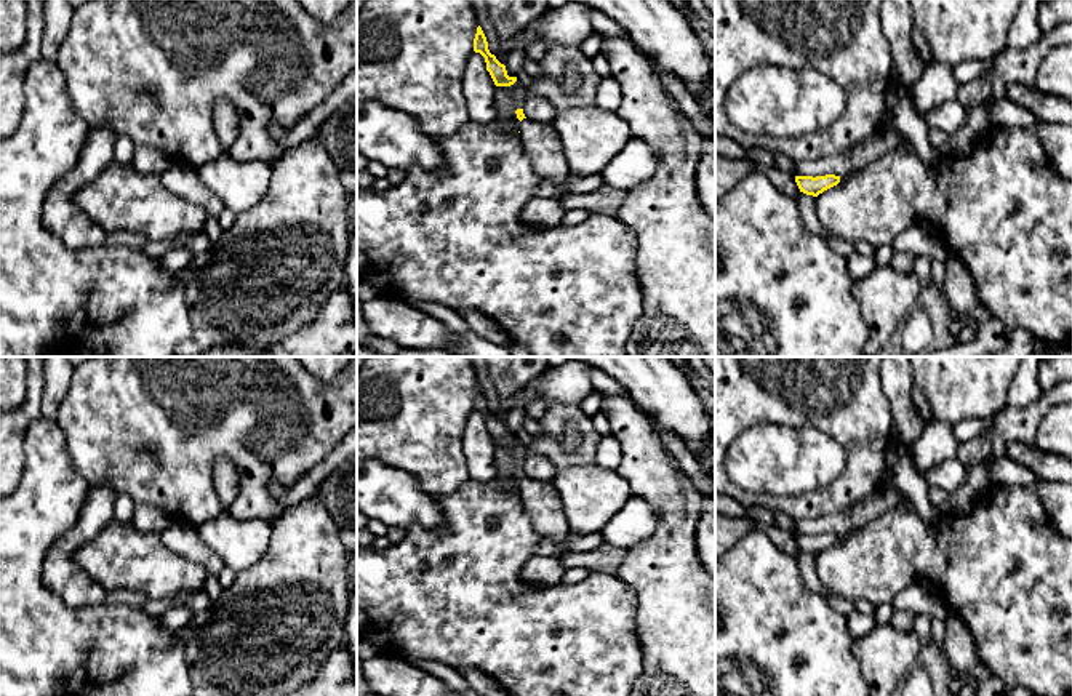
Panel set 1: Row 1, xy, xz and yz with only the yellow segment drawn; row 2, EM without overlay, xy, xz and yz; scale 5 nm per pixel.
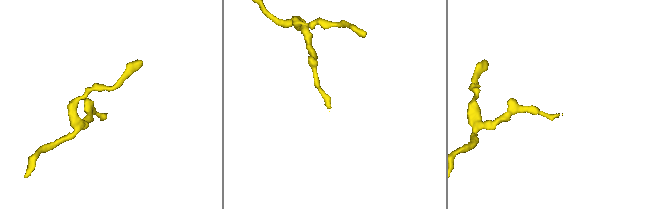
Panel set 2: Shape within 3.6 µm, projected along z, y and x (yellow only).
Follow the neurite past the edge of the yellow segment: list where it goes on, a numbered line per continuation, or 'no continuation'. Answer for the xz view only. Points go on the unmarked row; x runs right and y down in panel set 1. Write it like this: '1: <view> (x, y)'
1: xz (541, 500)

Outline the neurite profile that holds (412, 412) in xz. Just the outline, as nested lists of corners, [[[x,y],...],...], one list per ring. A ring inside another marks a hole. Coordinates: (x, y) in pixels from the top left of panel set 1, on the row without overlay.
[[[366,357],[357,373],[357,461],[378,459],[403,469],[434,496],[456,491],[469,480],[462,438],[477,386],[472,357]]]

